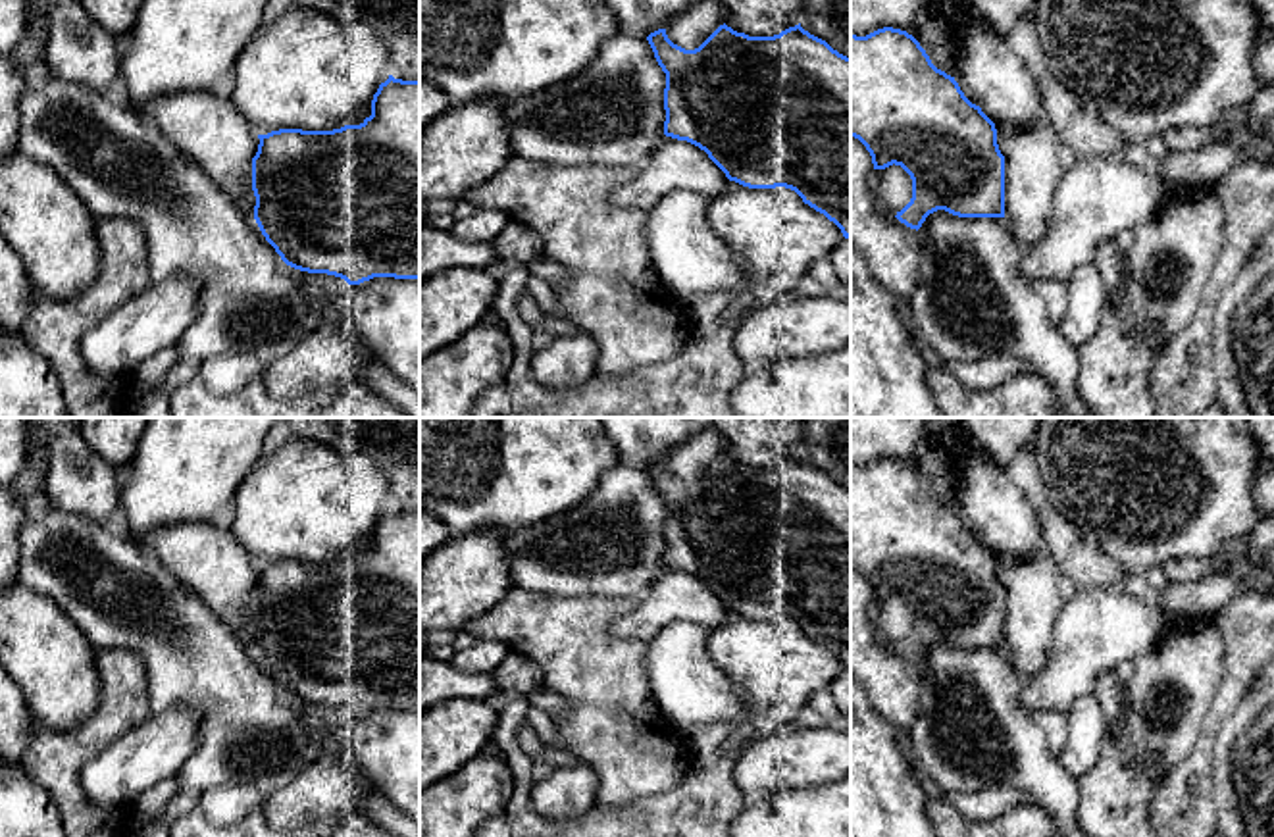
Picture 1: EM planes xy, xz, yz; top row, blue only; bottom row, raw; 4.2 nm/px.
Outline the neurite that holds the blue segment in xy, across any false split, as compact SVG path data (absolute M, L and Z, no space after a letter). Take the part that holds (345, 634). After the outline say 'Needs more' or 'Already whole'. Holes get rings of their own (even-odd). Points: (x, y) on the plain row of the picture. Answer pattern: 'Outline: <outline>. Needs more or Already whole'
Outline: M389 506L360 556L333 562L279 560L258 566L252 589L254 650L281 691L300 702L360 716L373 708L420 710L420 512Z. Already whole

